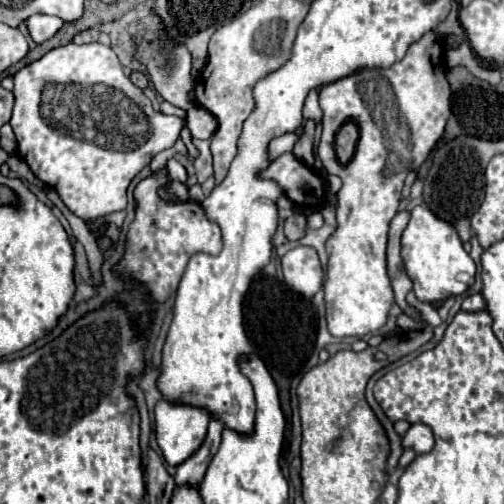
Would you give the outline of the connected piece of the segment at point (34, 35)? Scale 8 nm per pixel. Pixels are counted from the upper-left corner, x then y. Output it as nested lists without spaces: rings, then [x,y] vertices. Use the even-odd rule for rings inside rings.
[[[33,15],[25,23],[27,23],[31,39],[37,45],[51,39],[63,25],[63,21],[59,21],[59,17],[51,17],[51,15]]]

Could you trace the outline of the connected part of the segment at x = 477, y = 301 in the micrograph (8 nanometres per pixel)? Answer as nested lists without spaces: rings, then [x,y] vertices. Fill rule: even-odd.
[[[473,293],[473,295],[469,295],[469,297],[463,299],[461,307],[463,307],[465,311],[479,311],[479,309],[485,307],[485,301],[483,301],[481,293]]]

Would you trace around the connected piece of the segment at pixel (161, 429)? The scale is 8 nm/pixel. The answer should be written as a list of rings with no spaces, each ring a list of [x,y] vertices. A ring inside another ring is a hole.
[[[161,399],[155,407],[155,435],[165,461],[169,465],[179,465],[191,453],[195,453],[195,449],[199,449],[199,445],[203,443],[203,437],[207,433],[207,423],[209,423],[209,413],[205,407]]]

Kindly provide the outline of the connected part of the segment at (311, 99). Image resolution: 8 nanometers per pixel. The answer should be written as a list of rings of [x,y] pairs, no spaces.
[[[311,89],[311,93],[305,99],[305,119],[313,119],[315,123],[321,123],[321,119],[323,119],[317,89]]]

